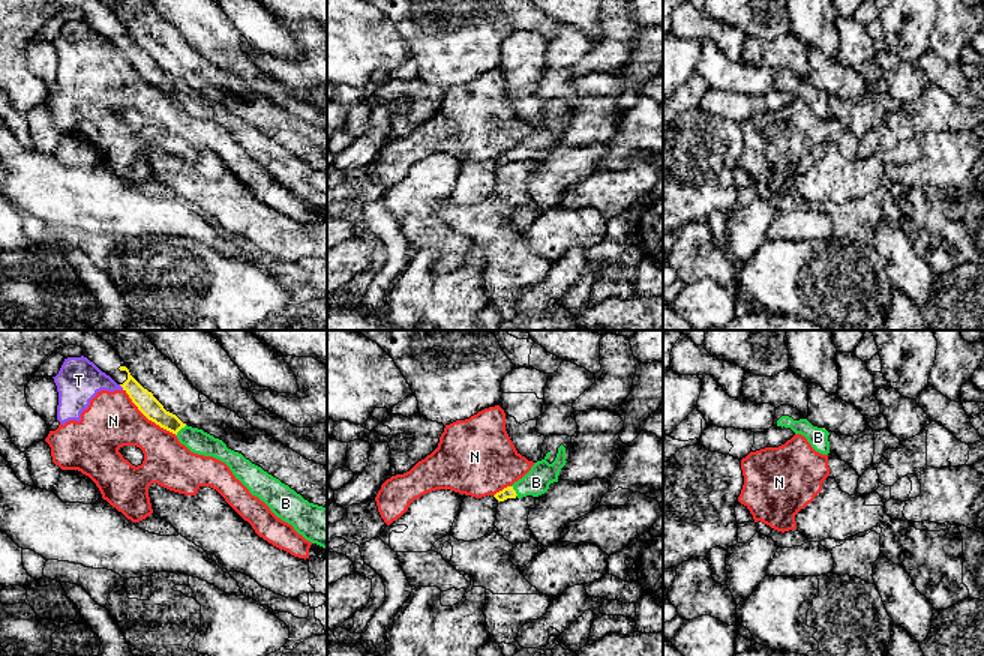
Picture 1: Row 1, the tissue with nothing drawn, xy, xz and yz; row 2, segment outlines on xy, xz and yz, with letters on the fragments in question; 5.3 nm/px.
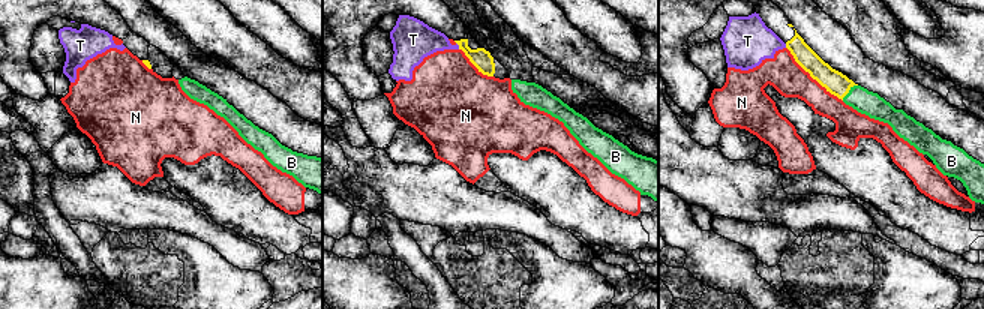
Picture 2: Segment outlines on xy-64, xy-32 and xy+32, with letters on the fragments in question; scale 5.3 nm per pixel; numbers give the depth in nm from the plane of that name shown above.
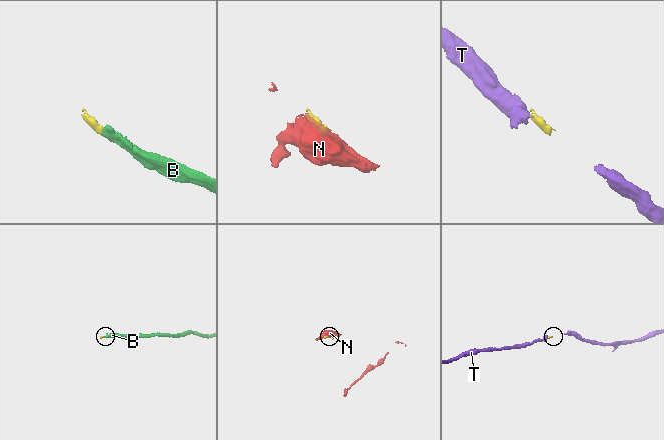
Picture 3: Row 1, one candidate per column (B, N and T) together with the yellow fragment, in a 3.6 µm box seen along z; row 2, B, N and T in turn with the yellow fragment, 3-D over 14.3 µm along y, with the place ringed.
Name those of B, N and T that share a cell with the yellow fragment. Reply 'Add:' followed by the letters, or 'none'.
Add: B

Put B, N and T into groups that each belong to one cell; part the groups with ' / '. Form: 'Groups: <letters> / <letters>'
Groups: B / N T

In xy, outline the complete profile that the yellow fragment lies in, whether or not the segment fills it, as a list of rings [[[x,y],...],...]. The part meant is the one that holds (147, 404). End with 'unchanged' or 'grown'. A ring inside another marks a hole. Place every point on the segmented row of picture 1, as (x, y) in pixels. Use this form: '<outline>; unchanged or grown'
[[[0,330],[0,423],[21,452],[50,434],[46,422],[27,404],[27,383],[52,353],[68,345],[81,347],[82,356],[120,384],[148,420],[176,434],[190,452],[225,462],[236,479],[278,518],[291,524],[306,540],[327,548],[327,507],[309,503],[242,453],[228,449],[222,440],[188,426],[166,411],[94,330]]]; grown

